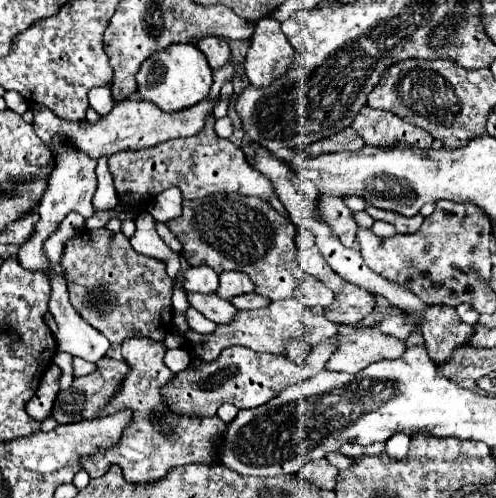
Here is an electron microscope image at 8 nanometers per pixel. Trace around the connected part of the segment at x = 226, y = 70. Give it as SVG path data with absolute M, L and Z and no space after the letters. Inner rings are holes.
M229 62L227 66L223 66L223 68L219 68L219 70L213 72L213 88L211 88L209 98L219 96L219 90L221 90L221 86L223 86L223 82L231 80L231 74L233 74L233 66L231 66L231 62Z

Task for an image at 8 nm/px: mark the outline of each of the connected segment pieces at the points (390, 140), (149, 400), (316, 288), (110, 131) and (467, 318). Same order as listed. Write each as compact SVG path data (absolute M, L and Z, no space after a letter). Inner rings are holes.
M363 108L359 116L355 116L355 124L351 124L359 136L365 140L365 144L389 148L395 144L409 144L413 148L425 150L431 146L433 138L431 134L423 132L423 128L417 128L401 118L397 118L393 112L375 110L375 108Z
M133 336L133 338L127 338L121 348L123 348L123 358L131 366L131 372L123 380L119 394L115 394L115 398L111 400L111 406L103 408L99 416L107 416L123 408L131 408L135 416L131 426L125 428L123 438L115 448L83 458L83 470L87 470L91 478L99 478L113 464L119 464L123 468L125 480L151 482L151 480L159 480L159 476L167 474L169 468L173 466L205 464L205 462L211 464L213 462L211 456L215 456L215 440L219 440L219 436L223 434L225 422L221 422L219 416L203 418L203 420L179 416L165 406L159 394L159 386L167 384L175 376L163 362L167 346L147 336Z
M215 194L201 200L185 200L183 214L167 220L167 228L183 244L181 254L191 266L211 266L217 274L239 270L251 276L255 290L271 300L297 298L305 306L329 308L335 294L297 264L297 228L269 202L239 194Z
M221 98L215 100L201 100L191 108L185 110L177 110L177 112L165 112L161 110L157 104L147 102L147 100L125 100L123 104L117 104L99 124L91 124L91 122L67 122L61 120L59 116L55 116L51 110L43 108L41 112L33 112L35 114L35 132L39 138L43 138L43 142L47 144L47 140L61 132L65 134L71 144L75 144L77 148L83 148L91 158L99 158L99 156L111 156L115 152L121 150L139 150L139 148L149 148L155 146L163 140L173 140L173 138L183 138L183 136L195 136L197 132L203 130L207 116L211 114L211 110L215 108L215 104L219 104Z
M459 304L457 306L457 314L465 324L475 326L479 322L479 312L475 312L475 308L471 308L471 304Z

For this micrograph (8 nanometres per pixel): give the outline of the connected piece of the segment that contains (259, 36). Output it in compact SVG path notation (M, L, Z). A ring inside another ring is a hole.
M267 16L255 24L255 36L245 58L245 74L251 84L267 86L277 74L287 72L295 58L287 36L275 18Z

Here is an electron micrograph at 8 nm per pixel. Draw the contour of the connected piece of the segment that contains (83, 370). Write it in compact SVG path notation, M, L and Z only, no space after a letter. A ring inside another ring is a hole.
M73 358L73 370L75 370L75 376L83 376L83 374L91 374L91 370L95 372L97 370L97 364L85 362L81 358Z

